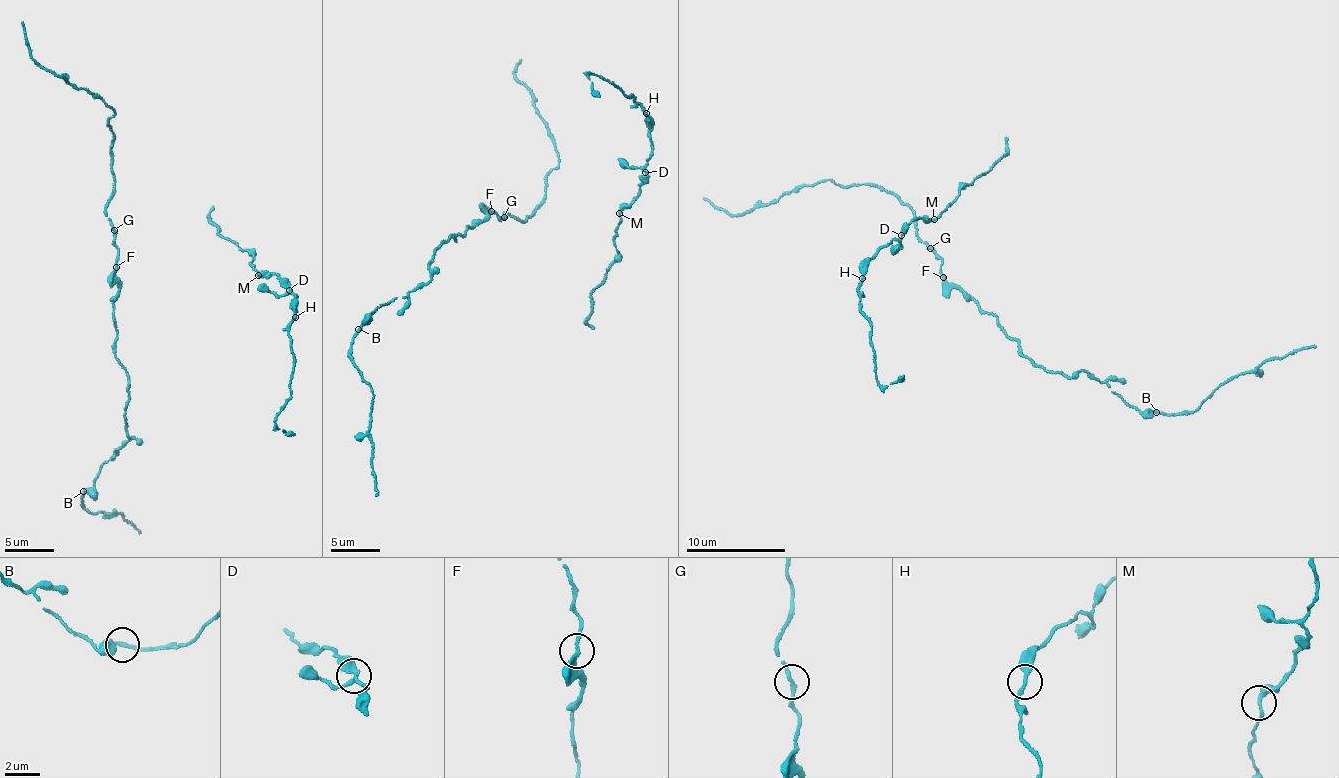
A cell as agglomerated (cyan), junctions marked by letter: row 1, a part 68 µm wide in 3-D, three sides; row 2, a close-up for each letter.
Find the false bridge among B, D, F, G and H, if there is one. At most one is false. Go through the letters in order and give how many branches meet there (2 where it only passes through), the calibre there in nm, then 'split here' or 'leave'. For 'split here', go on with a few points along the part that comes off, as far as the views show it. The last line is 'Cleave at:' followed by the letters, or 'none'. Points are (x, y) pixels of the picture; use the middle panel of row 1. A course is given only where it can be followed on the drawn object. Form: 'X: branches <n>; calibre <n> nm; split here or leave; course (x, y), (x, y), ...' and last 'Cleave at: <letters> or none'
B: branches 2; calibre 200 nm; leave
D: branches 3; calibre 200 nm; leave
F: branches 2; calibre 200 nm; leave
G: branches 2; calibre 190 nm; leave
H: branches 2; calibre 220 nm; leave
Cleave at: none

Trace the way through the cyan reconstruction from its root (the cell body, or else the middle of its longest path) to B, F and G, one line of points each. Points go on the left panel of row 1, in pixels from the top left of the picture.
B: (118, 251), (114, 353), (127, 375), (130, 394), (124, 419), (131, 438), (115, 449), (91, 489), (83, 491)
F: (118, 251), (116, 267)
G: (118, 251), (114, 231)

